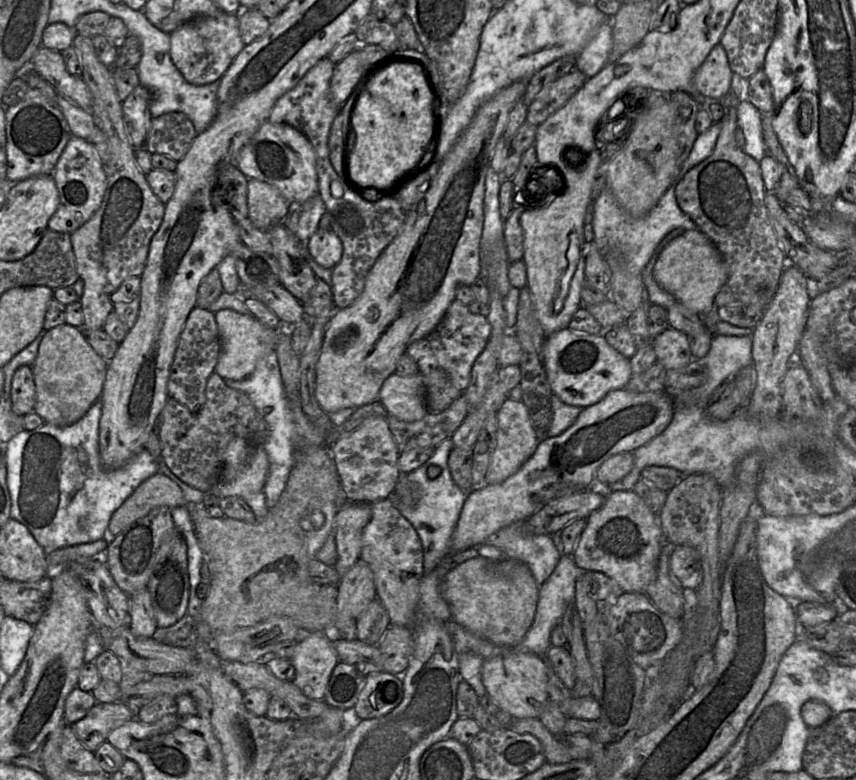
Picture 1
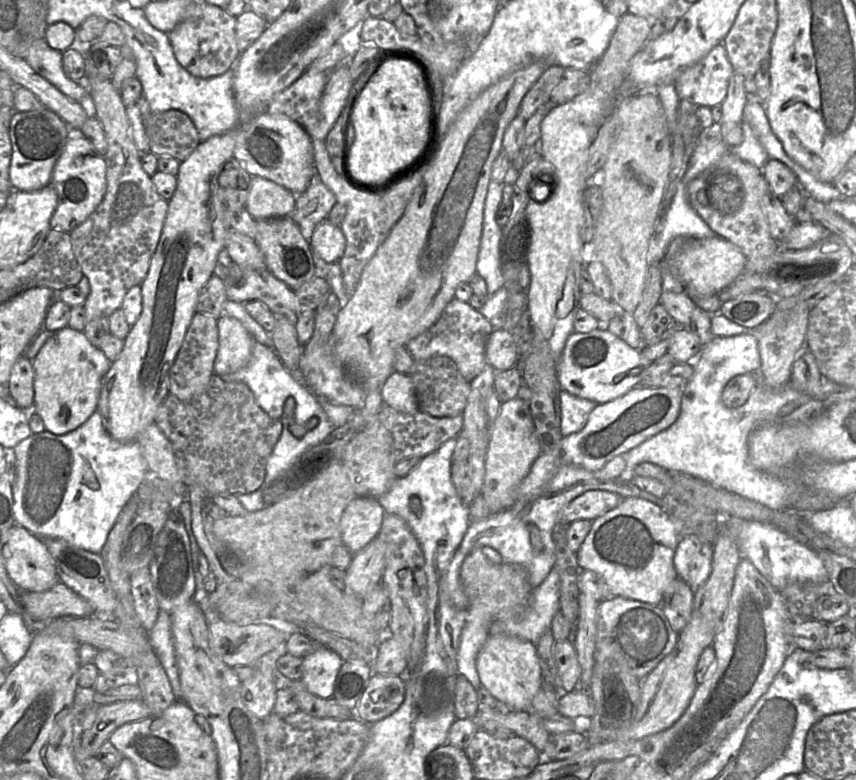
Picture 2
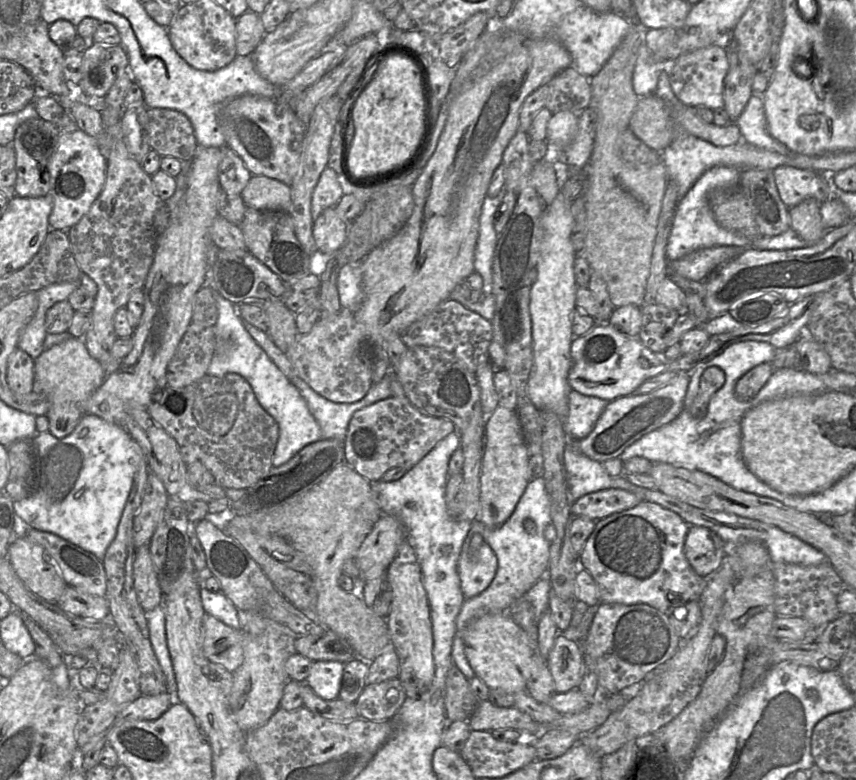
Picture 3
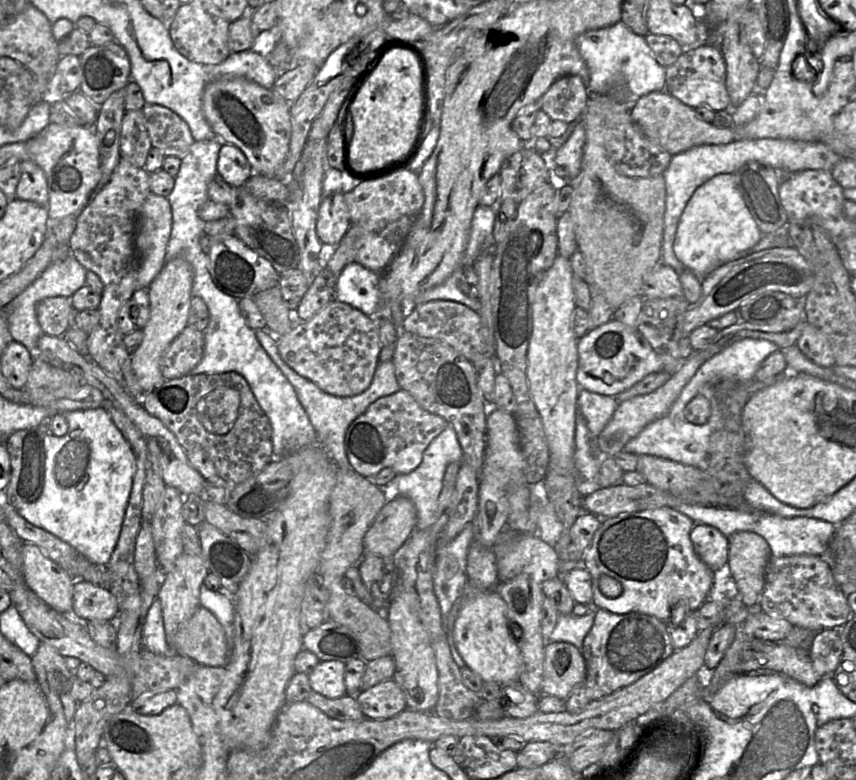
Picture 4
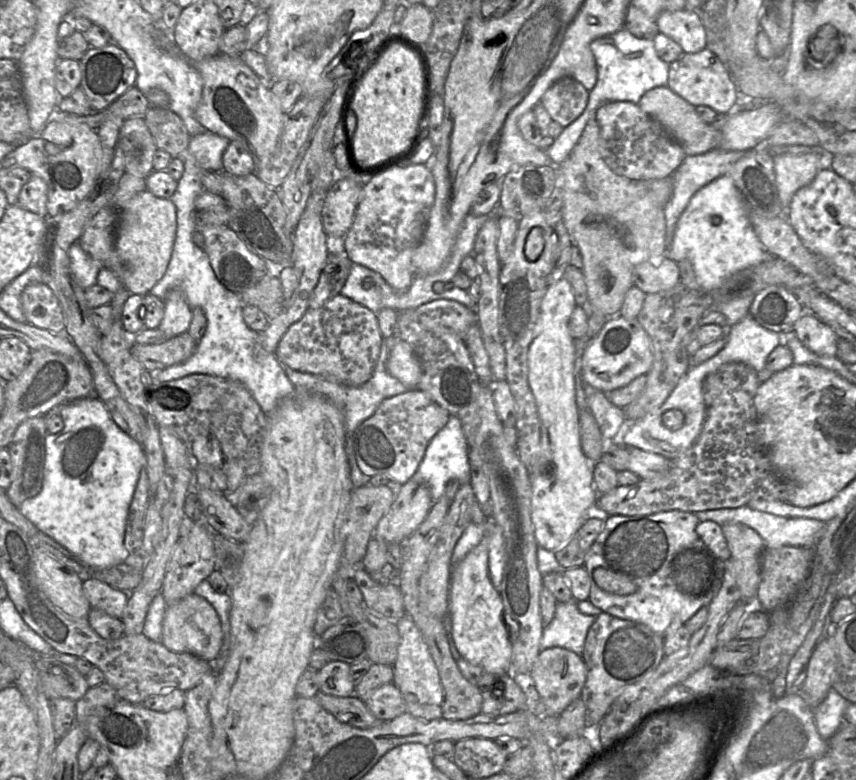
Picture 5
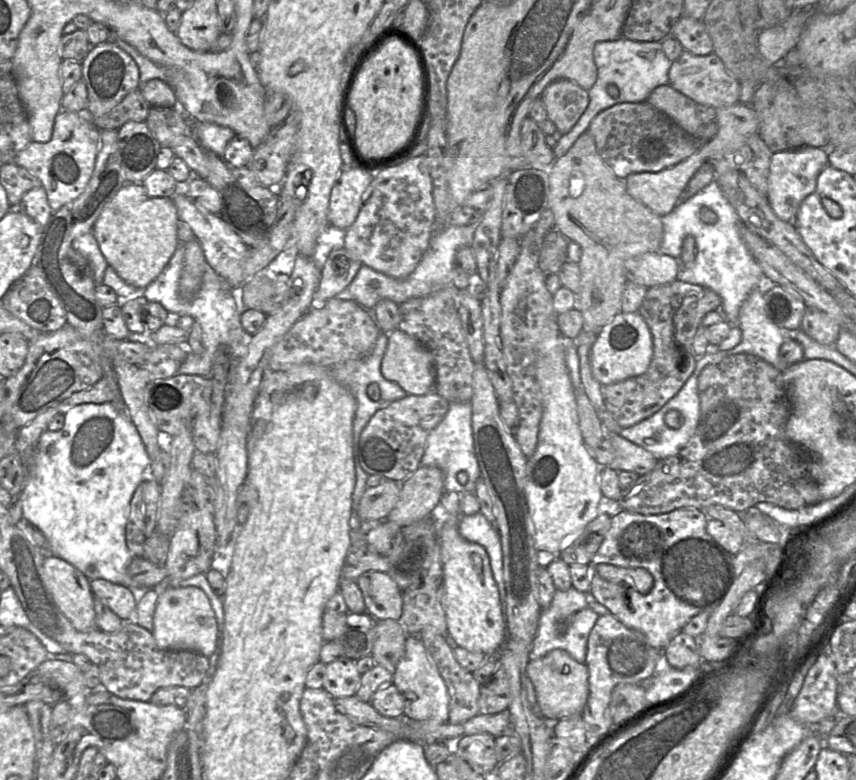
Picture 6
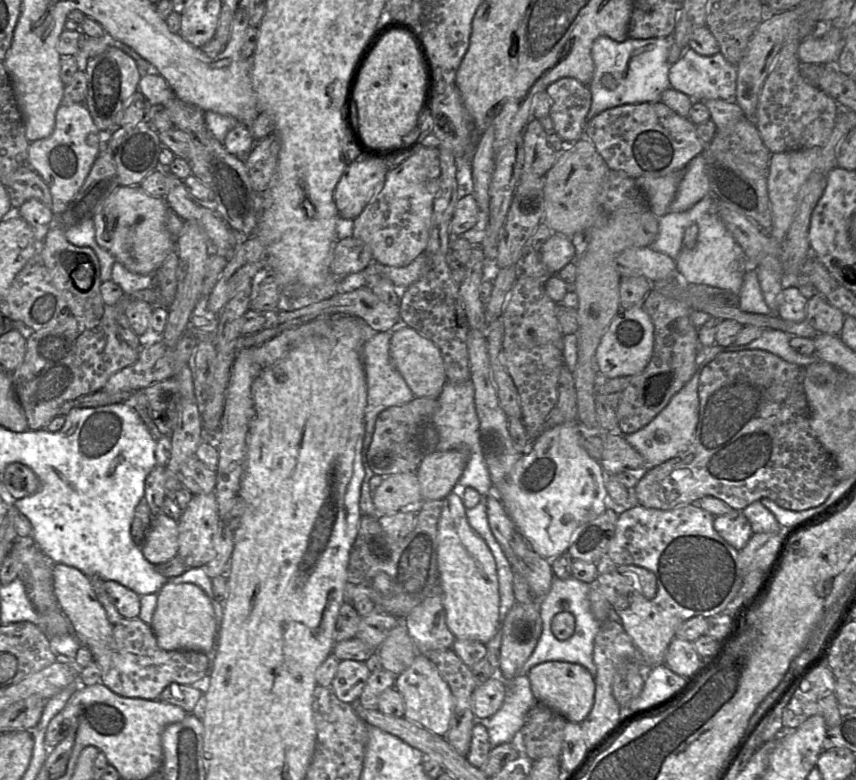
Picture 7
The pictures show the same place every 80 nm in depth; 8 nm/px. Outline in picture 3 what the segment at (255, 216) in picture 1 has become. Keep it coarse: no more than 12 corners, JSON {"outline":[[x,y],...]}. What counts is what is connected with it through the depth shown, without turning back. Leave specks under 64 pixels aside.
{"outline":[[252,175],[241,196],[246,207],[289,213],[290,186]]}

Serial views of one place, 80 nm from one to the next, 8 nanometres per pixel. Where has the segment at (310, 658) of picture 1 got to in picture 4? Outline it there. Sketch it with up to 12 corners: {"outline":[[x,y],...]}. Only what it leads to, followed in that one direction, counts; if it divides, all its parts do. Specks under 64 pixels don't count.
{"outline":[[320,661],[308,674],[312,691],[331,699],[347,695],[345,667]]}

